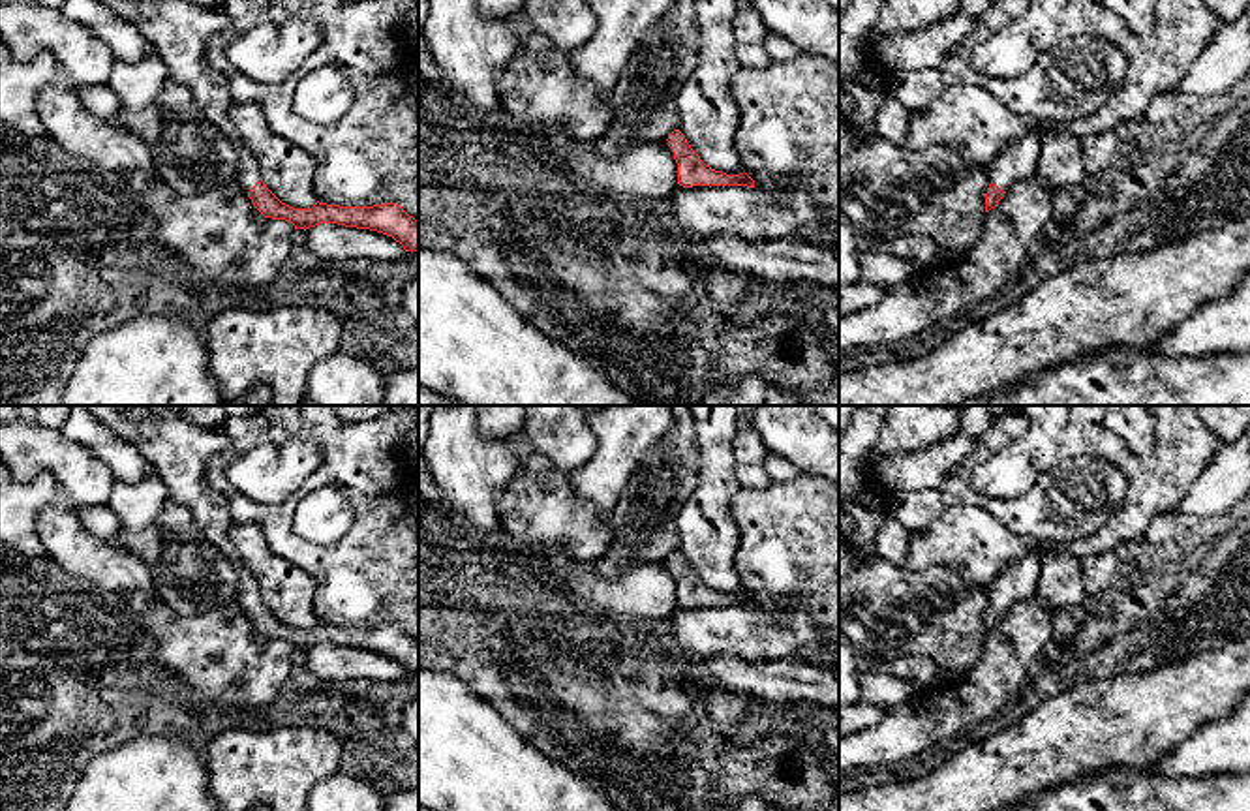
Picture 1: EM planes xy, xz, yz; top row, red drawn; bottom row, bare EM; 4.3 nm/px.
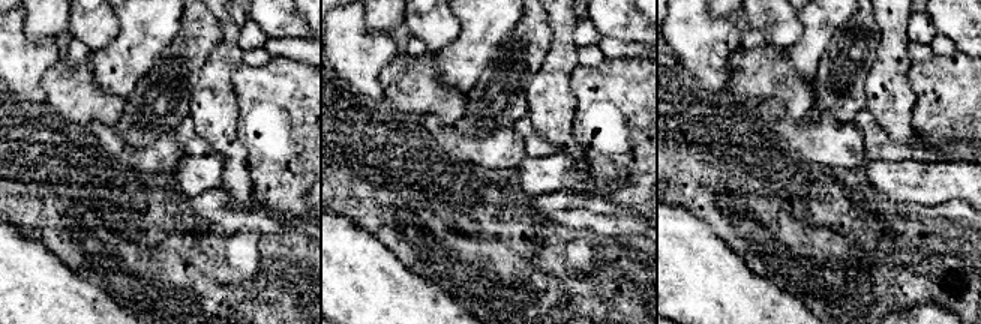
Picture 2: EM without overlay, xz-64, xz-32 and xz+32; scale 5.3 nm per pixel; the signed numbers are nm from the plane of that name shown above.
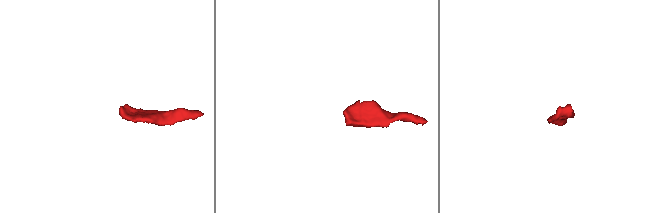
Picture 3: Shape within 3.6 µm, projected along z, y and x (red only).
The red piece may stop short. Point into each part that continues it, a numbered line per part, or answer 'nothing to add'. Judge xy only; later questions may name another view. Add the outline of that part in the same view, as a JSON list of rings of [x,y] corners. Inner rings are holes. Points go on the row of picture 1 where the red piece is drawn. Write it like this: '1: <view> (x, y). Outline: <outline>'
1: xy (248, 175). Outline: [[[242,150],[242,160],[238,161],[236,182],[248,193],[257,182],[261,182],[261,169],[255,156],[250,150]]]

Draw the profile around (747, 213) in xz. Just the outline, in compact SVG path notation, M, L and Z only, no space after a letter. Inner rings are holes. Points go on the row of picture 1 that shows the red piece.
M693 186L668 195L676 223L696 237L732 235L747 242L816 240L826 208L809 195L770 195L747 186Z

